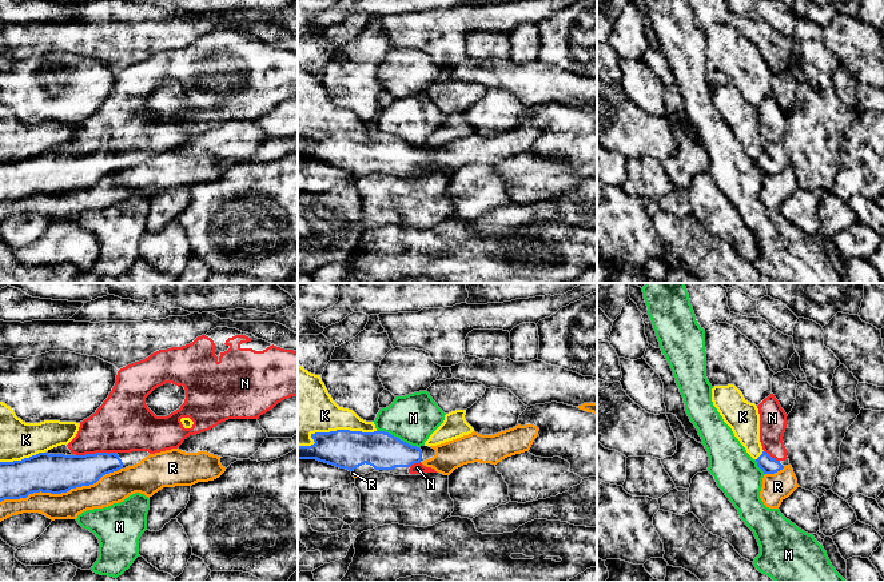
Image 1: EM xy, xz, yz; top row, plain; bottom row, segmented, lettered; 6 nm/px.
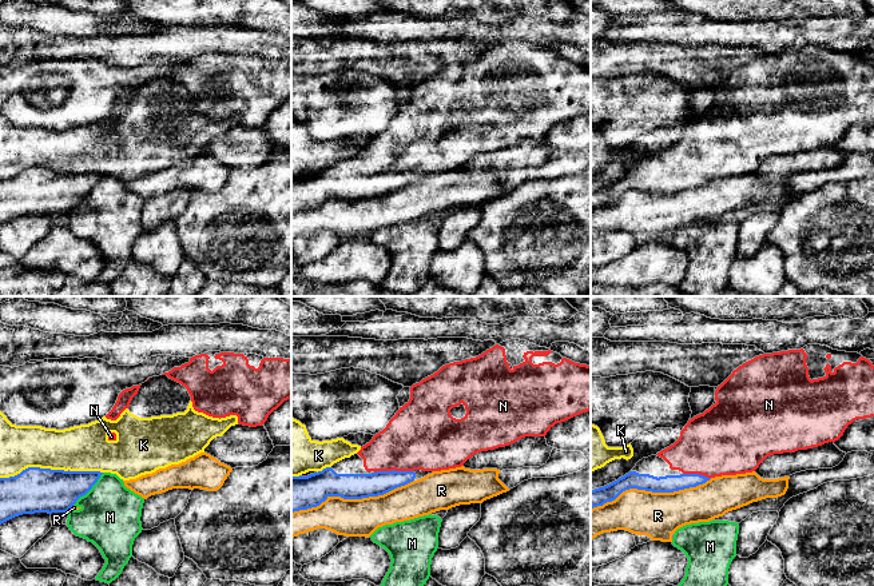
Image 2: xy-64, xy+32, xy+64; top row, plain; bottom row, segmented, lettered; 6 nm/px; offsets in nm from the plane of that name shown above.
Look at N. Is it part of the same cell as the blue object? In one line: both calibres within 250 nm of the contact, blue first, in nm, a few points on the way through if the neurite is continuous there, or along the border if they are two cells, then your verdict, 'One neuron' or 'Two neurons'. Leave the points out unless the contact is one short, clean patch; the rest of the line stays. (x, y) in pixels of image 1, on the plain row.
Thickness 220 nm (blue) against 340 nm. Path across: xy (60, 174), (79, 171), (96, 154), (123, 124). One neuron

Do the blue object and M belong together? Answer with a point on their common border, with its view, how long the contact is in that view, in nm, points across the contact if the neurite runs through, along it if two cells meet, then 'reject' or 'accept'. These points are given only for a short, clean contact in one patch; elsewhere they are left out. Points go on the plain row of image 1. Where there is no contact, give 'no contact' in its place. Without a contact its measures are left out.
xz (398, 139) | 280 nm | along xz (377, 131), (390, 134), (418, 148) | reject

